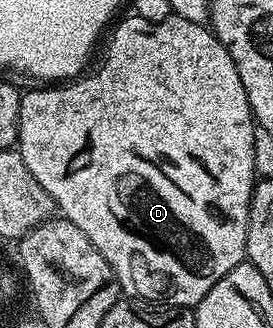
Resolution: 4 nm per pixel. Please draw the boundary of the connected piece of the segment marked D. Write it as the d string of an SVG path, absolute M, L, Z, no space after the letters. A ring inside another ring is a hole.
M138 16L130 17L125 19L115 31L113 31L114 29L110 31L110 34L112 33L111 43L107 46L107 55L104 56L103 63L100 64L99 71L96 74L91 74L88 78L80 77L78 80L71 80L66 84L55 84L59 86L53 87L52 90L42 90L42 88L29 90L20 97L17 149L19 155L25 160L25 168L29 168L29 172L33 172L37 184L41 184L41 188L45 188L45 192L54 200L58 213L73 224L77 224L77 228L81 228L81 232L85 232L85 236L89 236L93 248L97 248L97 252L101 252L101 256L105 256L105 260L113 268L115 279L119 281L120 291L126 297L143 298L147 302L164 302L165 304L177 304L178 306L194 308L206 296L209 288L213 288L213 284L217 284L217 280L221 280L221 276L225 276L237 263L244 261L247 253L249 204L251 203L251 190L257 181L255 165L253 164L253 140L255 139L255 127L257 123L254 116L251 115L251 105L245 96L245 84L241 84L241 76L237 72L235 62L229 56L227 49L219 43L218 38L215 37L214 33L204 23L185 20L178 16L172 16L160 22L150 22Z

